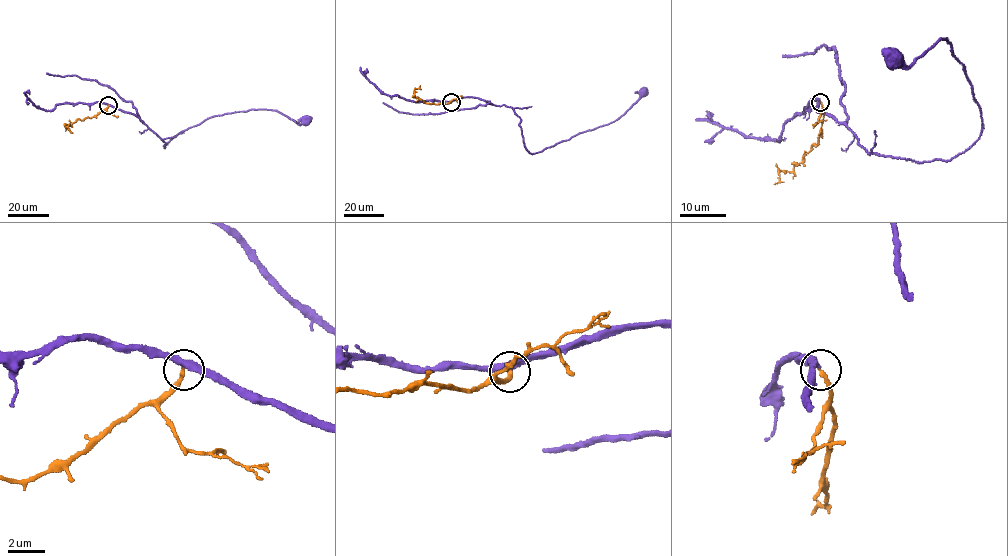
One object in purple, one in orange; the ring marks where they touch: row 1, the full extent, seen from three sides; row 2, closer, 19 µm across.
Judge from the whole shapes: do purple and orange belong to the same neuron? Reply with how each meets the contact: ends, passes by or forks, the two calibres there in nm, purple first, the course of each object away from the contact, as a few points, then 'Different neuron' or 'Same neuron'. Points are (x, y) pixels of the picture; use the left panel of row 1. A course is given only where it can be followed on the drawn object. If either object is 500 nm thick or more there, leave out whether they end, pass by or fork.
At the ring purple passes by. At the ring orange ends. Thickness 360 nm (purple) against 240 nm. Course of purple: (109, 105), (139, 117), (167, 144), (164, 148), (190, 127), (236, 112), (276, 110), (299, 124), (304, 121). Course of orange: (109, 105), (91, 118), (65, 124), (72, 133). Same neuron

